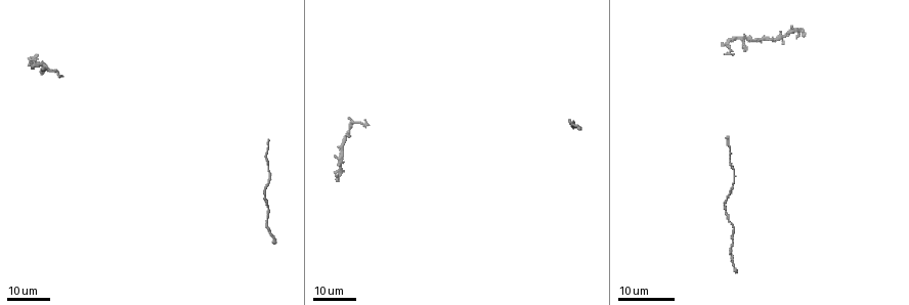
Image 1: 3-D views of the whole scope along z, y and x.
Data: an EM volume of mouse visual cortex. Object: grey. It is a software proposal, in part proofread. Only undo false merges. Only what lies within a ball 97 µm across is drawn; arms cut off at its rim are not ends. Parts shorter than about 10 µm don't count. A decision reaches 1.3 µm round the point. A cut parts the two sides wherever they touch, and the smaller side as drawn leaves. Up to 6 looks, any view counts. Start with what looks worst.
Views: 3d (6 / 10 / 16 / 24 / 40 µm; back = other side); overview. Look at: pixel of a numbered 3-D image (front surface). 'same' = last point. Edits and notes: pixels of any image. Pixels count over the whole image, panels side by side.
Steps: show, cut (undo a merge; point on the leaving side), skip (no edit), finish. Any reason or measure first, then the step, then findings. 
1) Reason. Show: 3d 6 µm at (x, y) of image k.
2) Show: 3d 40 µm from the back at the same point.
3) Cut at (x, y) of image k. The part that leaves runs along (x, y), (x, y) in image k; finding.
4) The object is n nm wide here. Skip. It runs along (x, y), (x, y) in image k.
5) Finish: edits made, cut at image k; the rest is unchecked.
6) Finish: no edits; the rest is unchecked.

Show: 3d 24 µm at (726, 141) of image 1.

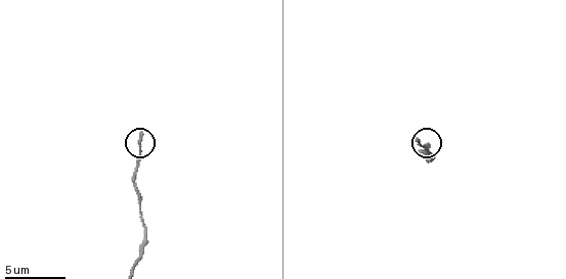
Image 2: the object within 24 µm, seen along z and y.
Show: 3d 6 µm at (141, 141) of image 2.

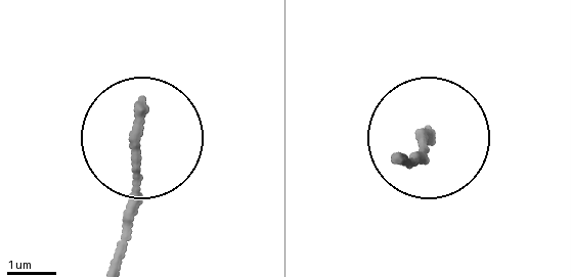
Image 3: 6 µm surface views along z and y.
Skip. It runs along (131, 136), (139, 173), (127, 255) in image 3; all the same cell.

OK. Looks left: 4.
Narrows sharply. Show: 3d 24 µm at (729, 54) of image 1.

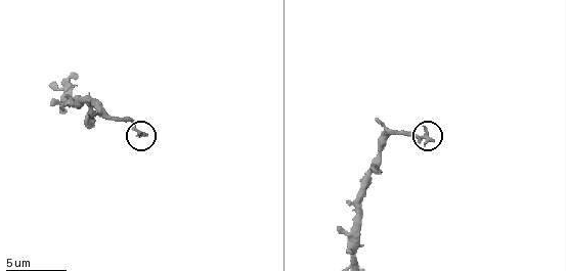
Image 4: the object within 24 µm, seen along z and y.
Closer look. Show: 3d 10 µm at (433, 138) of image 4.

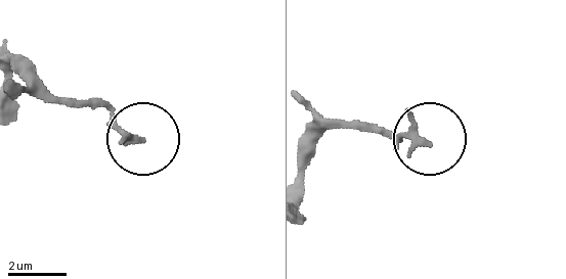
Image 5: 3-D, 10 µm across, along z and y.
Closer look. Show: 3d 6 µm at (428, 143) of image 5.

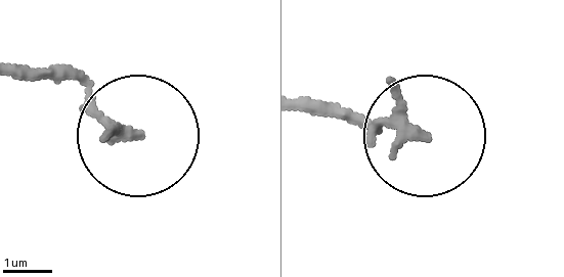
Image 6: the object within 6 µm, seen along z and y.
Skip. One cell here.

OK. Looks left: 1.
Sudden change in width. Show: 3d 16 µm at (139, 195) of image 2.

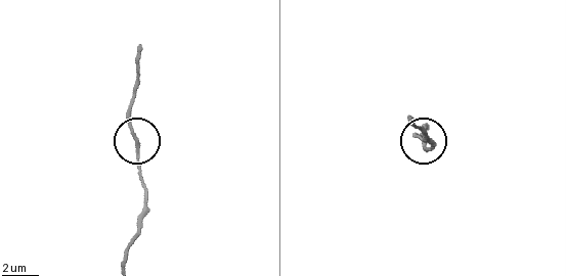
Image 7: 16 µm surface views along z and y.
Skip. It runs along (134, 60), (138, 73), (129, 128), (138, 146), (143, 194) in image 7; all the same cell.

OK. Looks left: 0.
Finish: no edits; the rest is unchecked.

